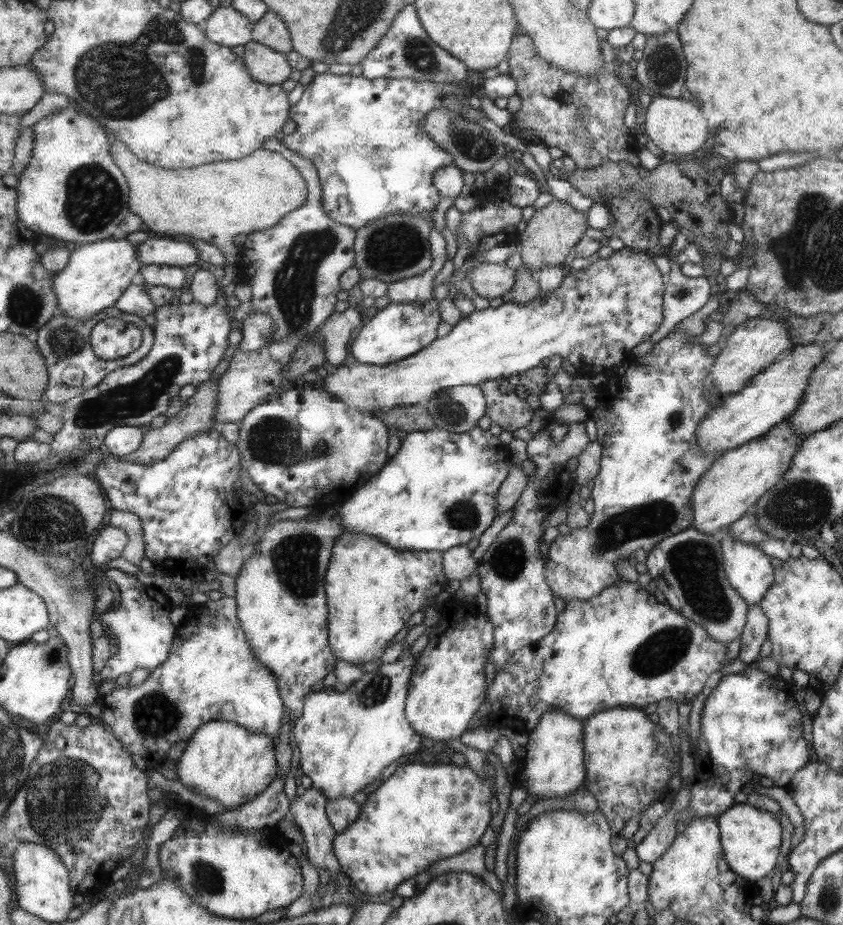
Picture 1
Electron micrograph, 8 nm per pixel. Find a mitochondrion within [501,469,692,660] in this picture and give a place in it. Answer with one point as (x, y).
(653, 519)

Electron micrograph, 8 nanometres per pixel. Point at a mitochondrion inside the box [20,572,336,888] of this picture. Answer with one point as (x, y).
(63, 798)

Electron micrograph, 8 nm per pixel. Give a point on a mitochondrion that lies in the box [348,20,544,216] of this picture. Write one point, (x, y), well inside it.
(472, 145)

